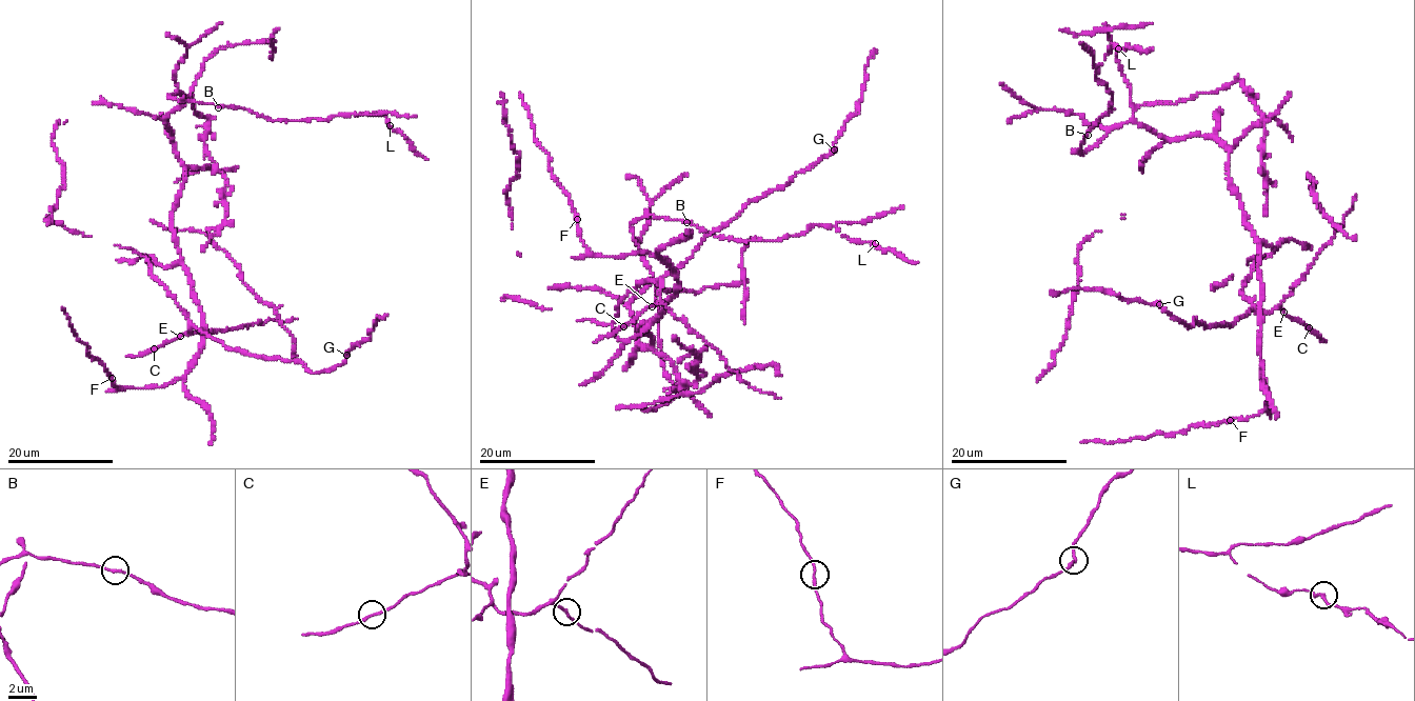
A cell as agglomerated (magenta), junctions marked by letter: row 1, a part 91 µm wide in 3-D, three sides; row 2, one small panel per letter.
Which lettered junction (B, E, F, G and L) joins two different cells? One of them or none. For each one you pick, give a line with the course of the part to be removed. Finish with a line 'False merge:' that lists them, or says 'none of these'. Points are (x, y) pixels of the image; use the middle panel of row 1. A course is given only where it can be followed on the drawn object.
False merge: none of these

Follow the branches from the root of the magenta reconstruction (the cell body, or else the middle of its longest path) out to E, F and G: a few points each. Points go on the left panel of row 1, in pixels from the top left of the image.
E: (171, 220), (179, 262), (164, 266), (146, 260), (151, 276), (188, 321), (188, 334), (180, 336)
F: (171, 220), (192, 297), (201, 311), (203, 347), (193, 366), (163, 386), (118, 388), (112, 377)
G: (171, 220), (179, 262), (146, 260), (193, 325), (228, 348), (298, 361), (313, 373), (341, 364), (346, 355)

